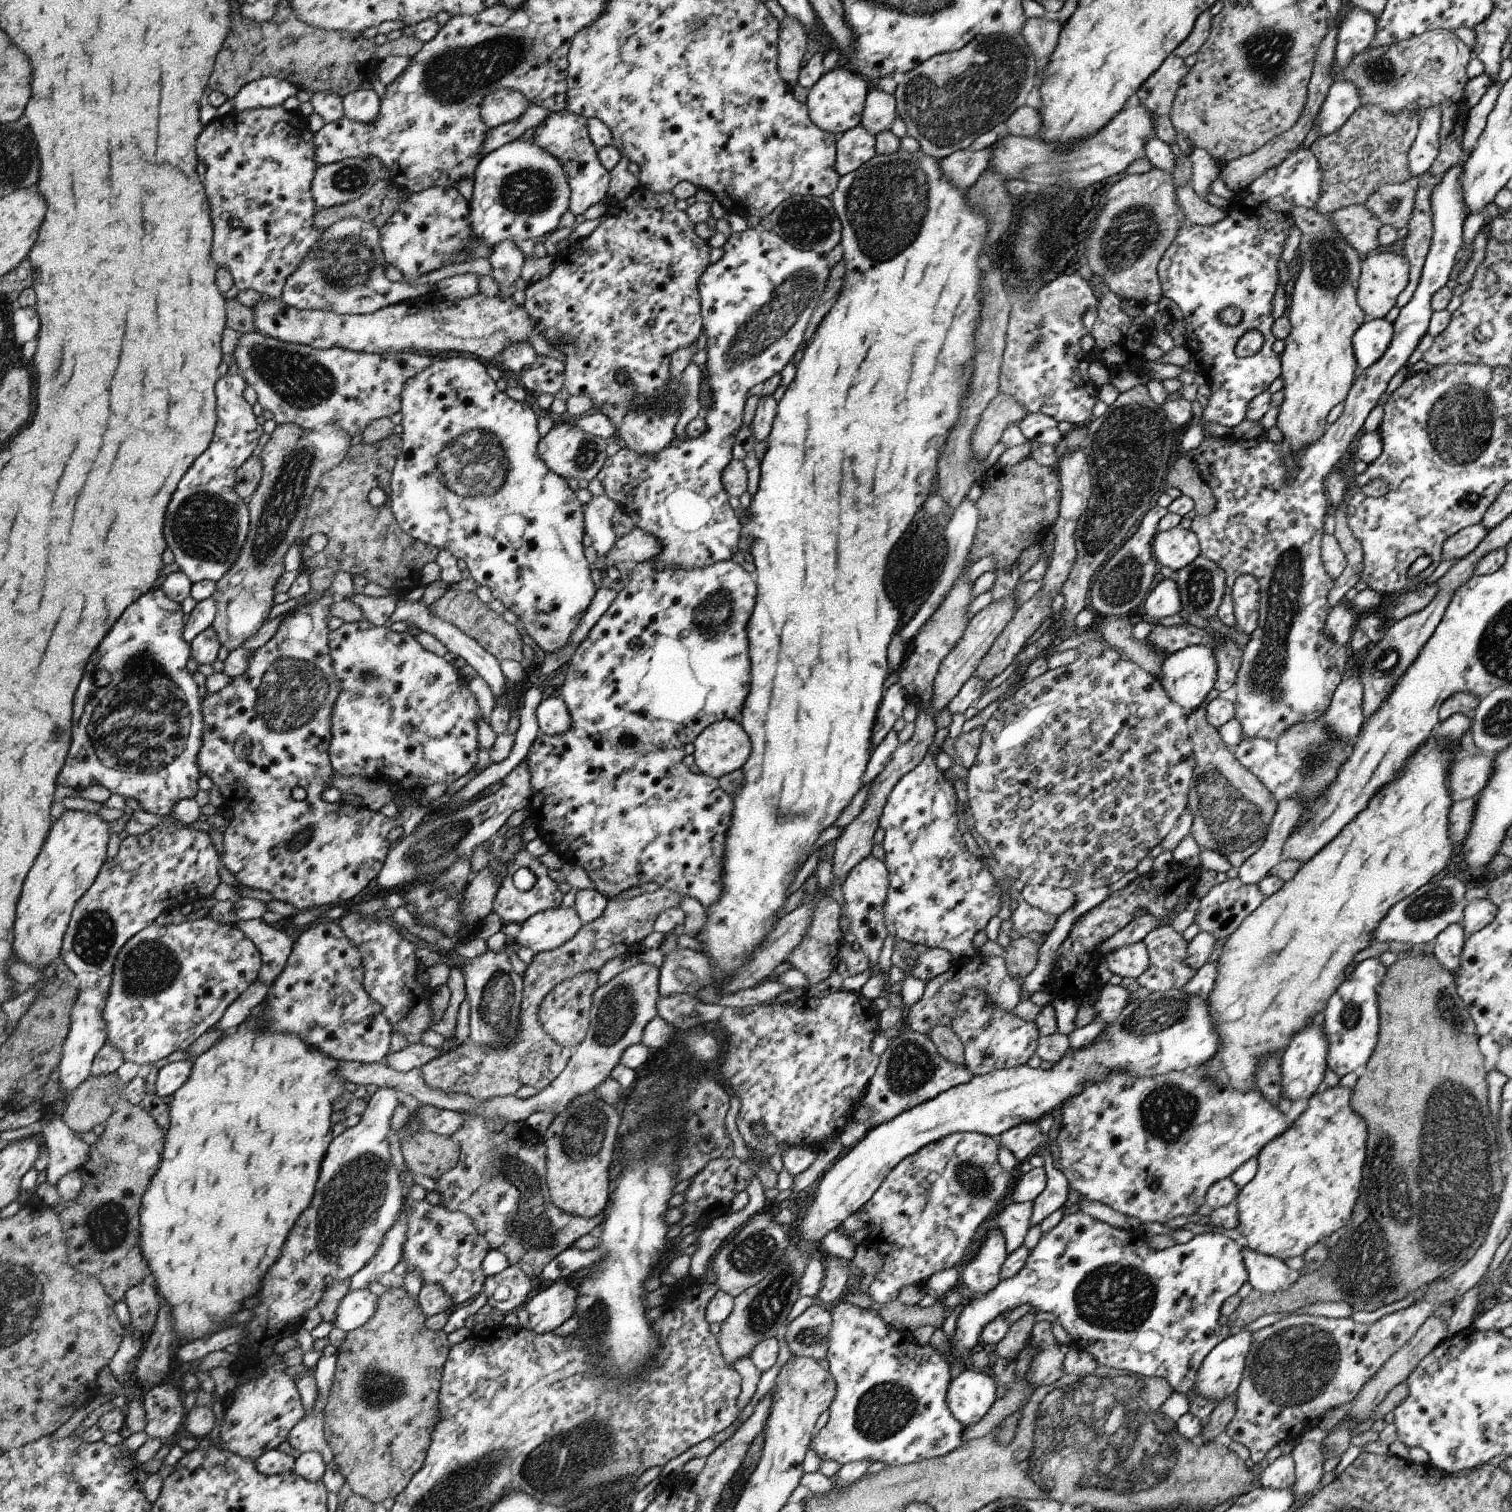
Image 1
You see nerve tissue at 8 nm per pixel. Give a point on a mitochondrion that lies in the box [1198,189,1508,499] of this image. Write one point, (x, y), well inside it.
(1459, 424)

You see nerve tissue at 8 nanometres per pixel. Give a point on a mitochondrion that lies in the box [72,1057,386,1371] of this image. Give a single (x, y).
(103, 1227)

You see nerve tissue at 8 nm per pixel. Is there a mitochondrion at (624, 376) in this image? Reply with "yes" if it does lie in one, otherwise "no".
yes

